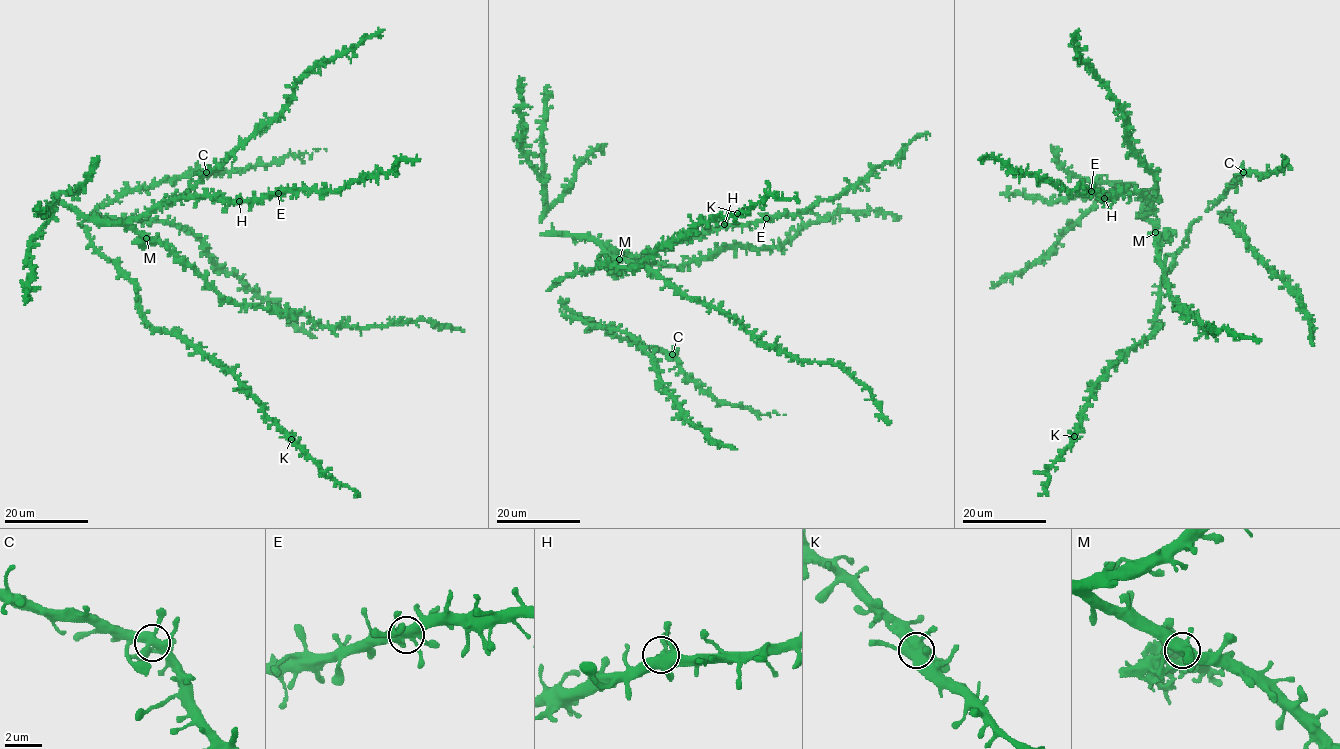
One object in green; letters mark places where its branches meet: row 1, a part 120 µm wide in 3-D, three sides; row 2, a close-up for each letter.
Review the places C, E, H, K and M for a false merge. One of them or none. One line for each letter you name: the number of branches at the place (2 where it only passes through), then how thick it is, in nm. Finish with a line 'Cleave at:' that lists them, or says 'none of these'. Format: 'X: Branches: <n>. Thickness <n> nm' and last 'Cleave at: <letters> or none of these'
M: Branches: 6. Thickness 500 nm
Cleave at: M

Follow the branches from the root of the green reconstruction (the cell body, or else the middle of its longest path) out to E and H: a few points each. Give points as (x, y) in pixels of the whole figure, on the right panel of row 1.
E: (1162, 239), (1145, 216), (1151, 207), (1147, 197), (1127, 192), (1107, 198), (1091, 191)
H: (1162, 239), (1145, 216), (1151, 207), (1148, 198), (1127, 192), (1104, 198)

